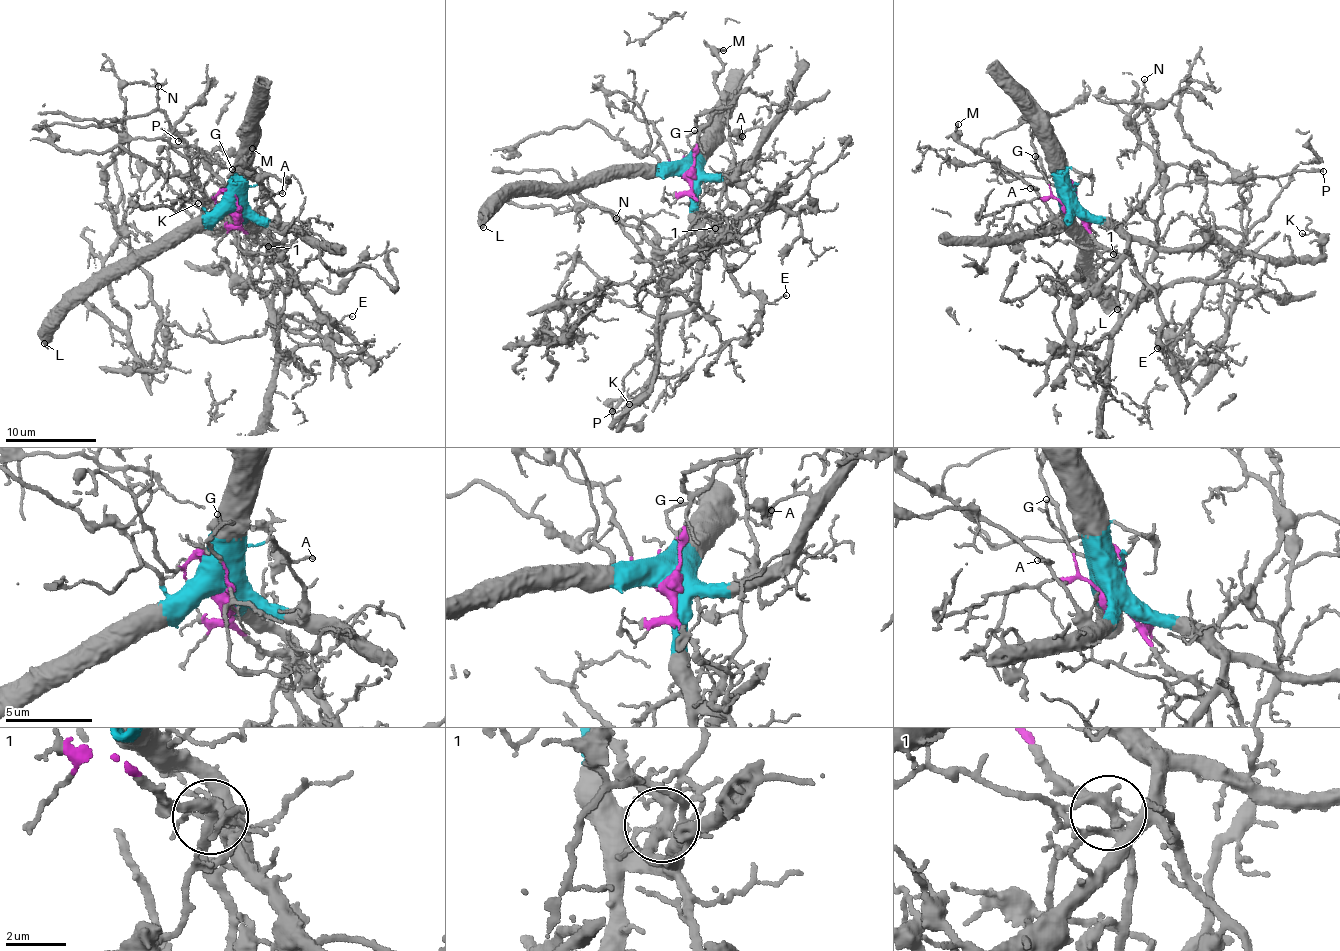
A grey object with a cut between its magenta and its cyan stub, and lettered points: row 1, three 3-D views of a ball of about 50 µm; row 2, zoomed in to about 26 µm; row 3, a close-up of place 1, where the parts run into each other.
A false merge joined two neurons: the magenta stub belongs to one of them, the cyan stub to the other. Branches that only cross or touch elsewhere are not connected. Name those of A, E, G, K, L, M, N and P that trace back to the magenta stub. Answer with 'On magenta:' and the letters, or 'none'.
On magenta: G, N, P

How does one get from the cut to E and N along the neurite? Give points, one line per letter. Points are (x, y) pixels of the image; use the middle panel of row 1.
E: (689, 177), (695, 215), (723, 252), (722, 259), (741, 292), (759, 294), (768, 302), (787, 296)
N: (689, 177), (690, 192), (715, 228), (714, 243), (695, 261), (680, 266), (643, 258), (615, 217)

